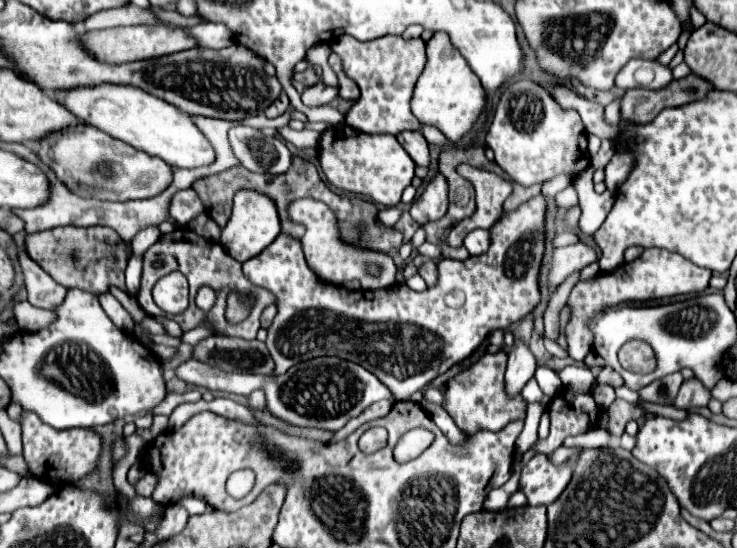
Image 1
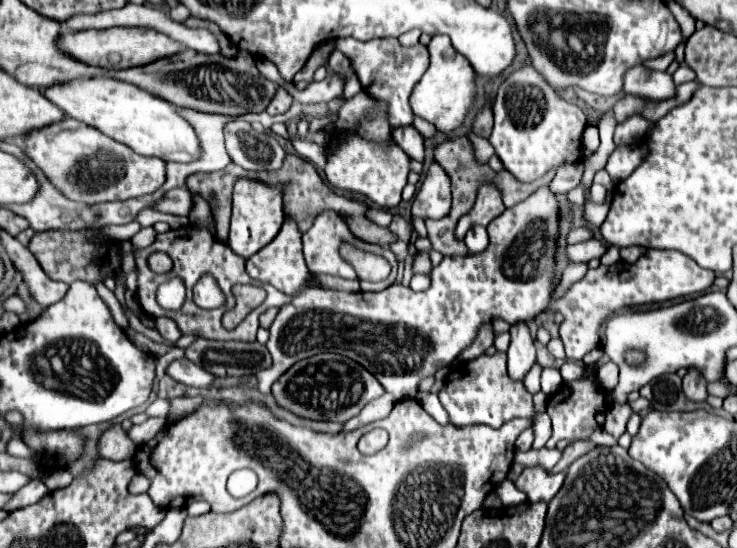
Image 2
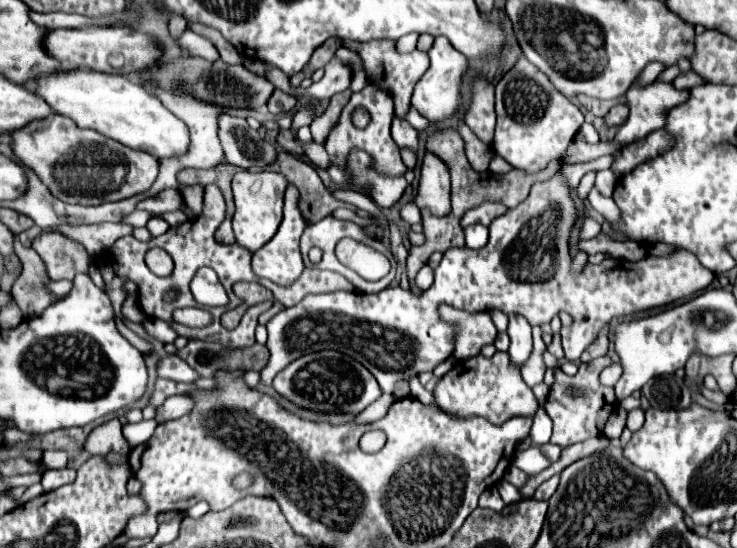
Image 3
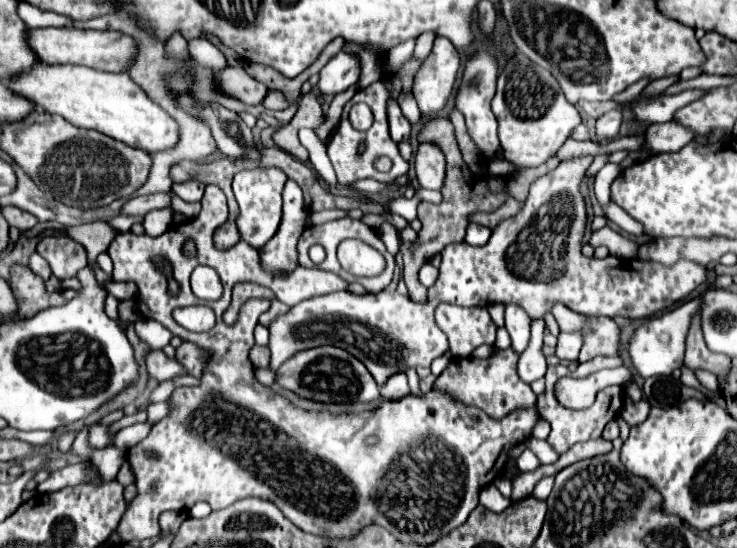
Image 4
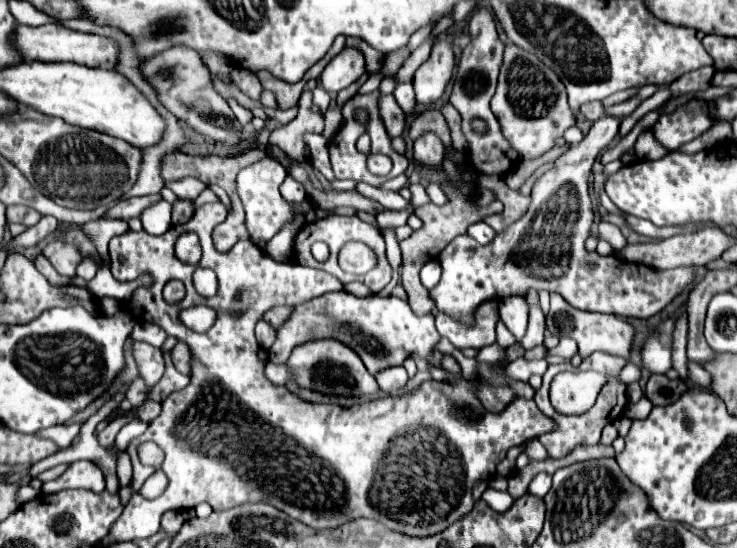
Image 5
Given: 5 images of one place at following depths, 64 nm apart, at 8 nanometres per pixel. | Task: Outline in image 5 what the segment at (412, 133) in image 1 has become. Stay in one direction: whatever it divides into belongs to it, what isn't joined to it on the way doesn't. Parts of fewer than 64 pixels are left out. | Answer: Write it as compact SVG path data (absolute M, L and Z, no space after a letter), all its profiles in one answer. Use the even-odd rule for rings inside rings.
M392 94L378 98L378 112L380 112L380 118L384 122L388 136L392 136L392 138L400 136L406 126L406 116Z

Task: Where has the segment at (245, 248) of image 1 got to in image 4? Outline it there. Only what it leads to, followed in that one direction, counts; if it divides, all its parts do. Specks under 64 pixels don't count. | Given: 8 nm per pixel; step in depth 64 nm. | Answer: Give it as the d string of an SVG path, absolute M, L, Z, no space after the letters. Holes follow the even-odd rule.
M258 166L254 170L242 170L234 176L234 194L240 204L240 216L238 216L238 230L242 234L242 240L248 242L254 248L262 248L278 230L282 220L282 188L286 184L286 174L280 168L264 168Z

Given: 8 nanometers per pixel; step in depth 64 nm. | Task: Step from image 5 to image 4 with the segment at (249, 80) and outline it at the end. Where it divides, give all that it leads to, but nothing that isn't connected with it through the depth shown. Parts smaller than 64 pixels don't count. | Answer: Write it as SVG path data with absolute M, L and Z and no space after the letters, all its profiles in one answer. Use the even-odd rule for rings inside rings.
M242 66L226 68L224 72L216 72L216 76L226 94L236 96L246 104L260 104L268 92L268 88L262 82L248 76Z

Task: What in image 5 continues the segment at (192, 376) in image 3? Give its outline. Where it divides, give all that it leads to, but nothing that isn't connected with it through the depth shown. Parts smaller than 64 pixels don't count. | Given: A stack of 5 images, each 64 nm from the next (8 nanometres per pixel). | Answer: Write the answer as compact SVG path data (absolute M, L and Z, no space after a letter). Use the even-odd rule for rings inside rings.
M134 340L132 356L136 360L140 378L144 380L146 388L152 390L152 386L156 386L158 380L162 378L162 374L164 374L164 358L162 358L160 348L154 348L146 342L136 342Z

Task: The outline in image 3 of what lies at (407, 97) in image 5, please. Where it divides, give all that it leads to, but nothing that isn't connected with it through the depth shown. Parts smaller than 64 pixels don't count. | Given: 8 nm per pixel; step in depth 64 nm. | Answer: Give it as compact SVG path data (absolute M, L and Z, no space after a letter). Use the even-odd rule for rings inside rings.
M410 106L408 114L406 114L406 120L408 120L416 130L424 130L424 128L428 128L428 120L424 120L422 114L420 114L414 106Z

